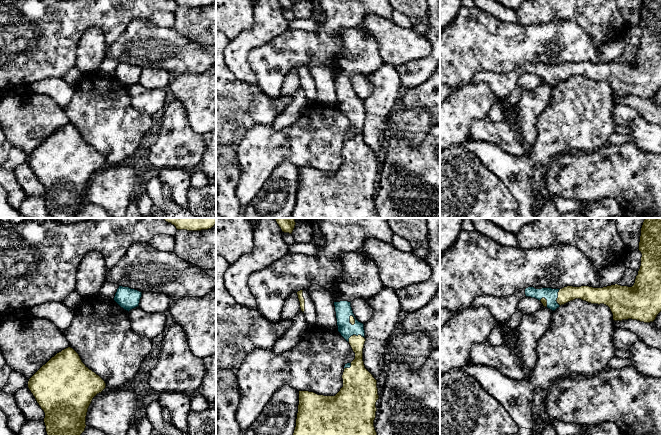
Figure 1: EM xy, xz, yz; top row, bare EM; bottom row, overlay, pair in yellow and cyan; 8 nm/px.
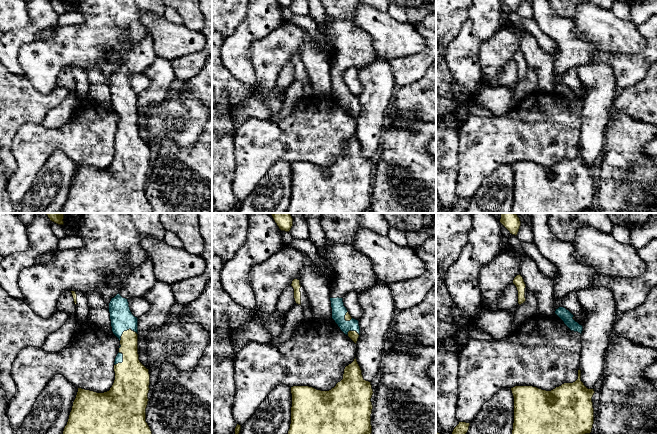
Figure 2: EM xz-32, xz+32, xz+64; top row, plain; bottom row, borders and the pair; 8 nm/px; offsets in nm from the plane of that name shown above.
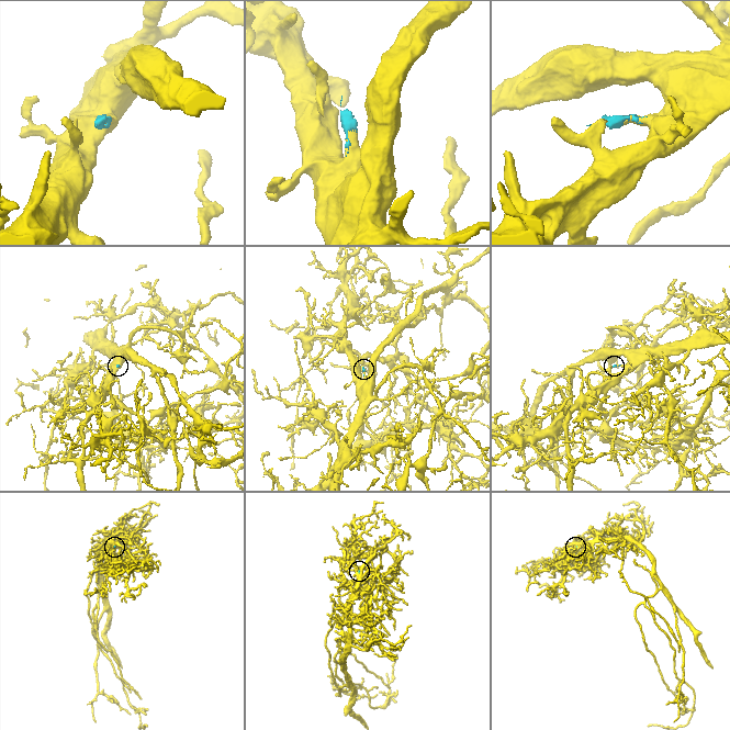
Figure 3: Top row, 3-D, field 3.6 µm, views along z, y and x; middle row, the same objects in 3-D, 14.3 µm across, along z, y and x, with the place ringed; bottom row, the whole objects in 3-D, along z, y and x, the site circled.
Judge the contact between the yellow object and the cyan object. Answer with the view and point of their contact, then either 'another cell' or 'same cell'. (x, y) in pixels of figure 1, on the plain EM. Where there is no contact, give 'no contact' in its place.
xz (355, 111) | same cell

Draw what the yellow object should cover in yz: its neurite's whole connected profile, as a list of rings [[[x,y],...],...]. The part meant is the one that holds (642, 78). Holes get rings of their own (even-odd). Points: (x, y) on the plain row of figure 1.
[[[661,0],[642,1],[638,25],[642,30],[641,42],[632,63],[618,60],[603,64],[528,63],[504,73],[479,72],[471,82],[485,83],[498,99],[506,99],[518,86],[520,76],[525,72],[539,76],[552,87],[570,77],[581,75],[591,80],[608,82],[614,97],[632,95],[644,99],[654,98],[661,88]]]

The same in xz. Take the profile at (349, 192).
[[[343,29],[339,36],[343,43],[343,57],[339,63],[339,73],[334,78],[337,102],[338,108],[355,129],[355,135],[345,140],[342,151],[343,163],[335,172],[299,167],[296,203],[290,218],[378,218],[374,203],[376,178],[379,175],[377,156],[365,144],[364,100],[356,95],[351,78],[357,74],[367,76],[373,73],[384,64],[384,61],[378,42],[371,36],[365,36],[359,29]]]

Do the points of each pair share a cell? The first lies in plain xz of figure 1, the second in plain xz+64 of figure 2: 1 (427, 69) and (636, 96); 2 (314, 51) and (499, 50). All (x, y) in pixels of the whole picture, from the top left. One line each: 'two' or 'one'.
1: two
2: one

